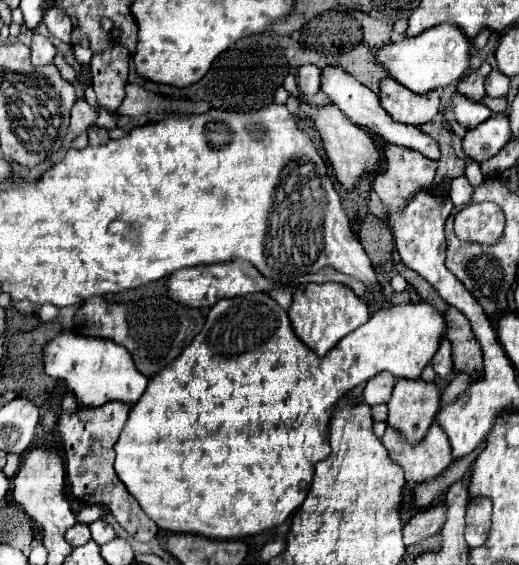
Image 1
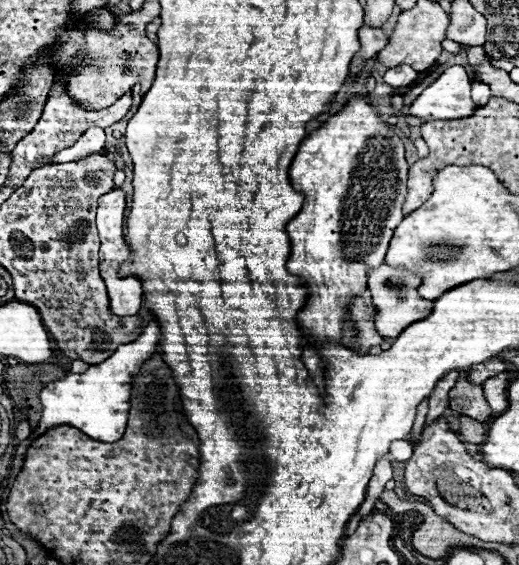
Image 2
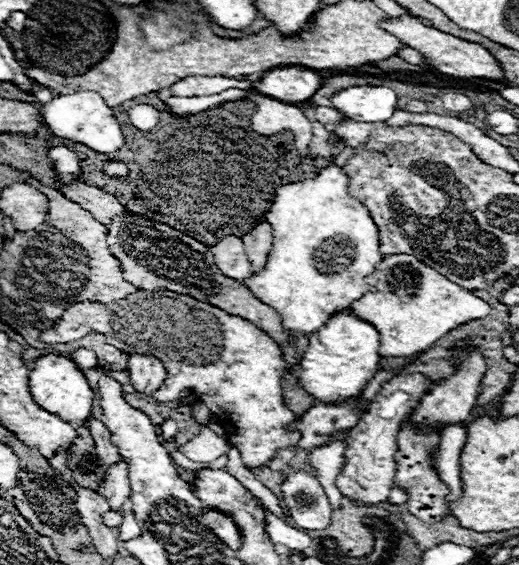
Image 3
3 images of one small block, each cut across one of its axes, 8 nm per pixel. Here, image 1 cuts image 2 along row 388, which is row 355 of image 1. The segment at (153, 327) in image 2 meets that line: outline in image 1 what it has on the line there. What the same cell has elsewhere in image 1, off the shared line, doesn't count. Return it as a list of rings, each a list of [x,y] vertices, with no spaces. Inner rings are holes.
[[[62,332],[46,344],[44,370],[50,378],[62,382],[66,392],[74,394],[80,408],[98,408],[114,400],[136,404],[148,384],[148,378],[136,370],[130,352],[124,346],[112,340],[86,338],[72,332]]]

